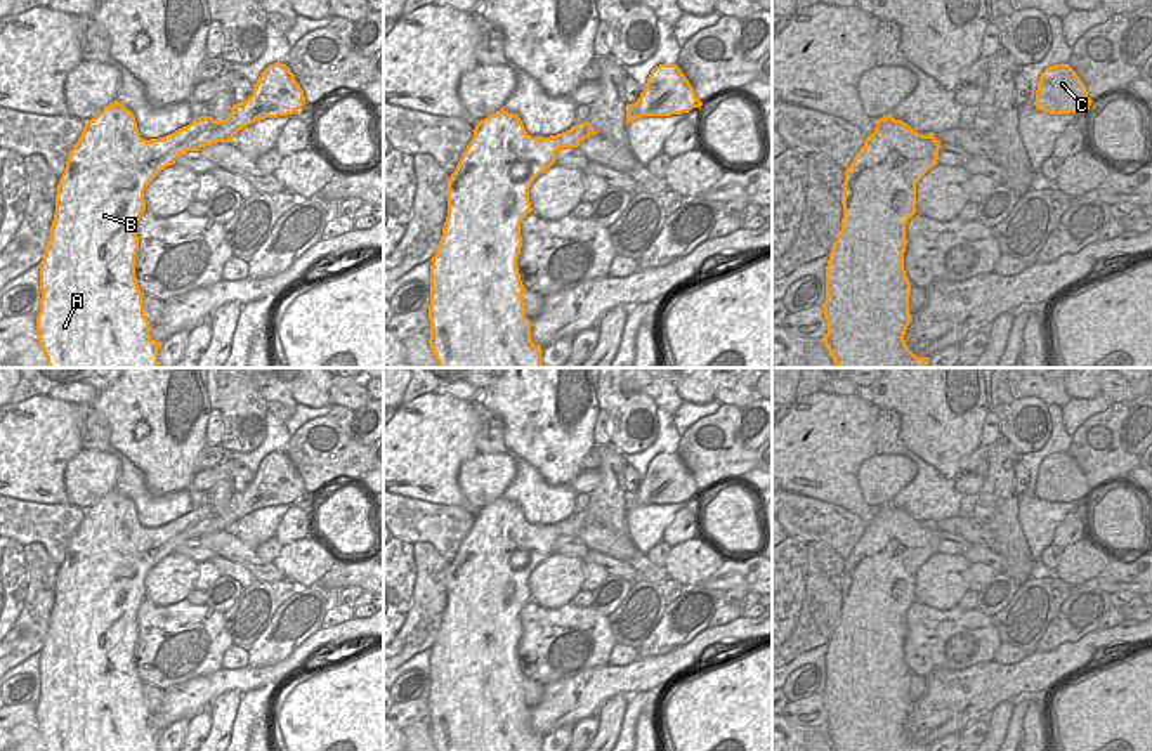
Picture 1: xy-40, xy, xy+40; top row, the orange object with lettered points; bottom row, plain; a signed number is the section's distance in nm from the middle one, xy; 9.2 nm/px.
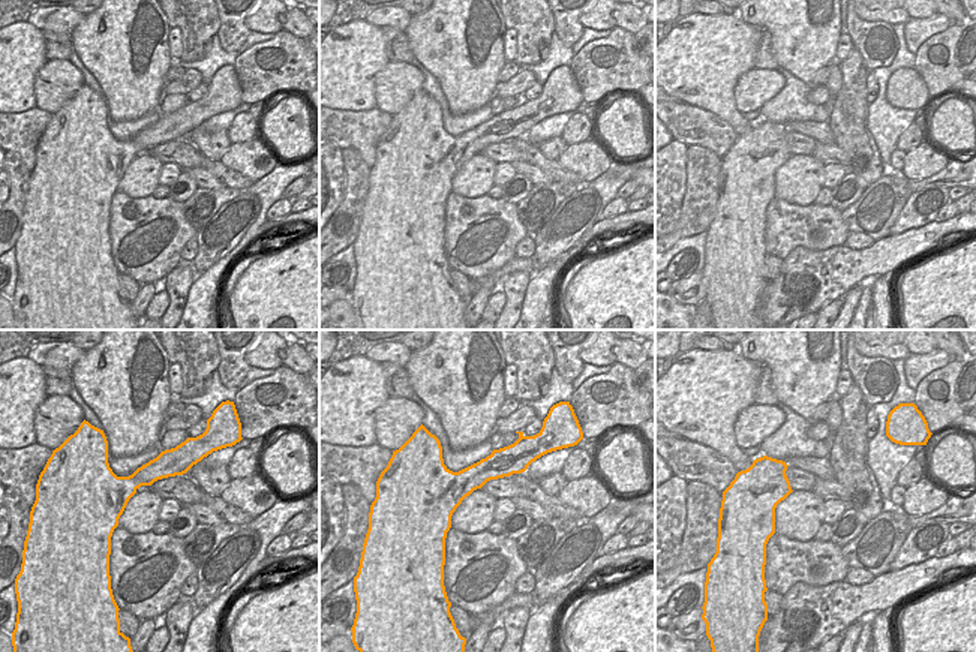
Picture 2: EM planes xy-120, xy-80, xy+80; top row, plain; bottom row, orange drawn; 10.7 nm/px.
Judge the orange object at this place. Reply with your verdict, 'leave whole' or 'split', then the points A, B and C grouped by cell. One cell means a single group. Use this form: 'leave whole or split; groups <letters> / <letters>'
leave whole; groups A B C

